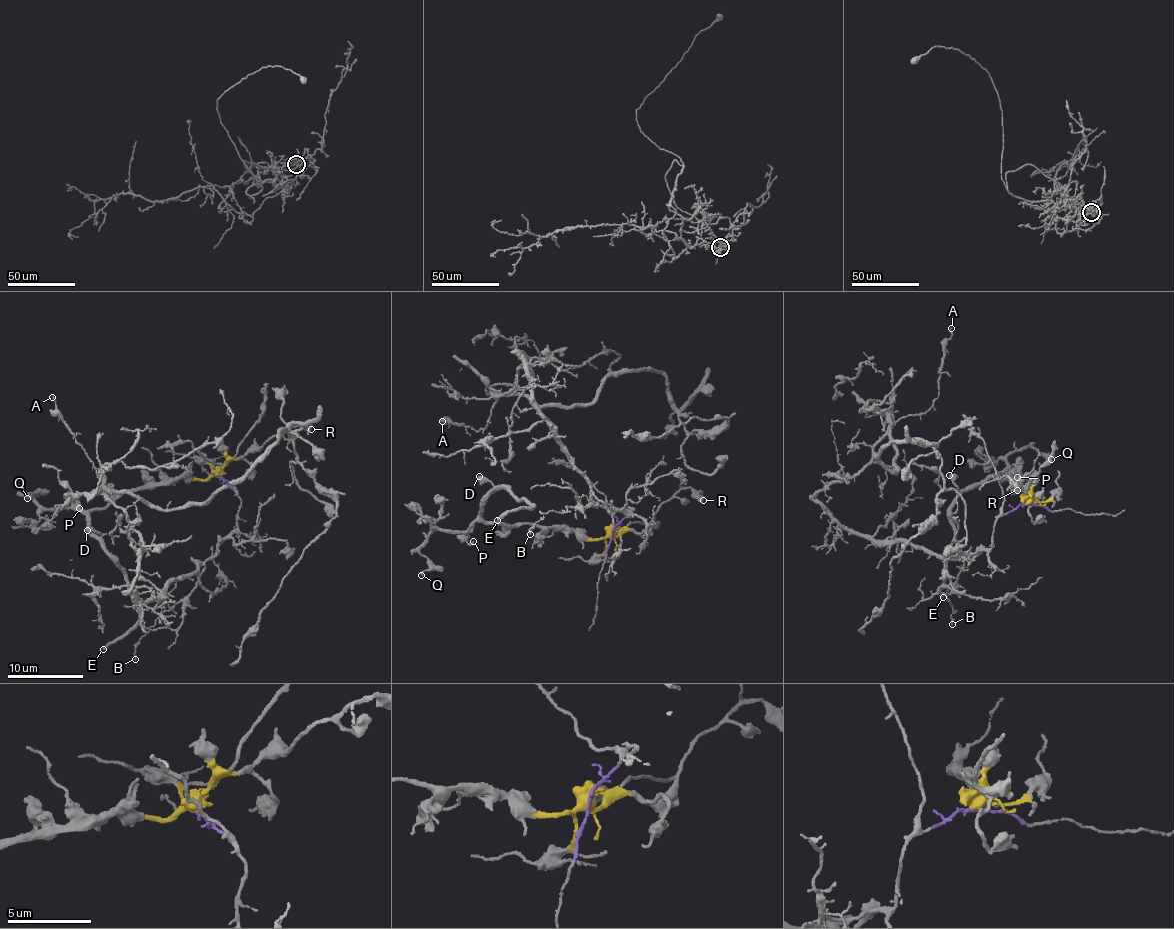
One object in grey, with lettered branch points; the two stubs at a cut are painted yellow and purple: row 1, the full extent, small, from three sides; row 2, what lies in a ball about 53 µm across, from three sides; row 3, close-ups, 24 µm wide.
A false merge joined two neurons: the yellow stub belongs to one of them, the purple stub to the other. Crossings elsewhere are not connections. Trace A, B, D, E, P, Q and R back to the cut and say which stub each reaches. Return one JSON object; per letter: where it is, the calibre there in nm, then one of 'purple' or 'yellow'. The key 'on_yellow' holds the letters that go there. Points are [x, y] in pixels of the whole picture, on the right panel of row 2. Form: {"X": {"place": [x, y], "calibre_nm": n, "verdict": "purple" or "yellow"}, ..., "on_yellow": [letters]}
{"A": {"place": [951, 328], "calibre_nm": 120, "verdict": "purple"}, "B": {"place": [952, 624], "calibre_nm": 160, "verdict": "purple"}, "D": {"place": [949, 475], "calibre_nm": 550, "verdict": "yellow"}, "E": {"place": [943, 597], "calibre_nm": 280, "verdict": "yellow"}, "P": {"place": [1017, 477], "calibre_nm": 160, "verdict": "yellow"}, "Q": {"place": [1051, 459], "calibre_nm": 180, "verdict": "yellow"}, "R": {"place": [1017, 490], "calibre_nm": 480, "verdict": "yellow"}, "on_yellow": ["D", "E", "P", "Q", "R"]}

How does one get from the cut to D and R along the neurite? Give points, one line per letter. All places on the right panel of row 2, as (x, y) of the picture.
D: (1029, 503), (1030, 496), (1022, 483), (1010, 478), (1010, 473), (959, 489), (949, 475)
R: (1029, 503), (1033, 500), (1031, 495), (1031, 499), (1037, 497), (1008, 476), (1018, 490)

